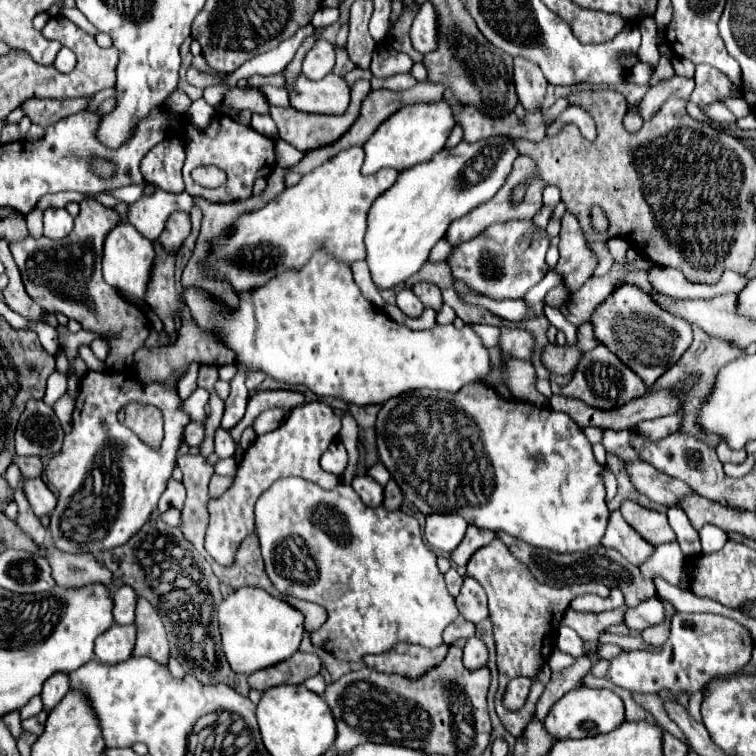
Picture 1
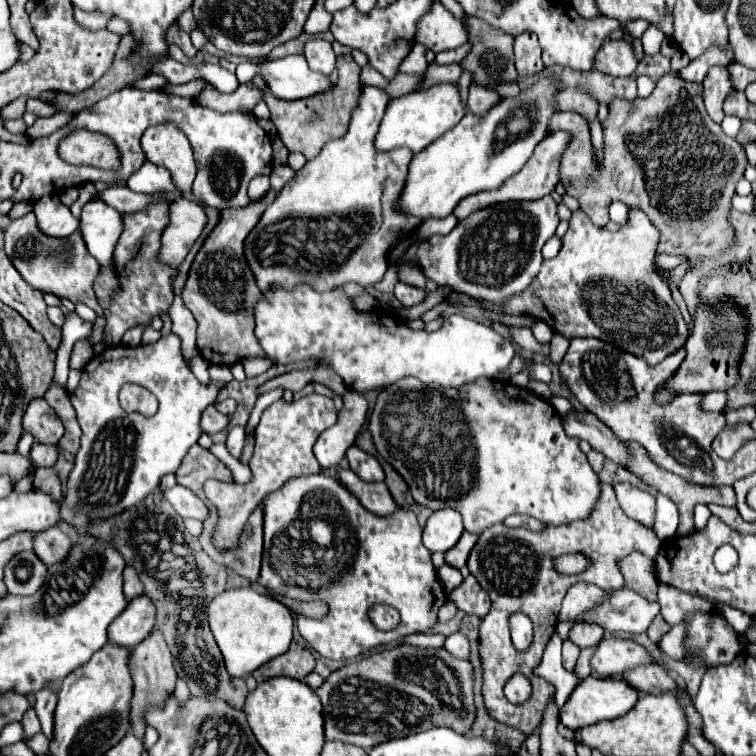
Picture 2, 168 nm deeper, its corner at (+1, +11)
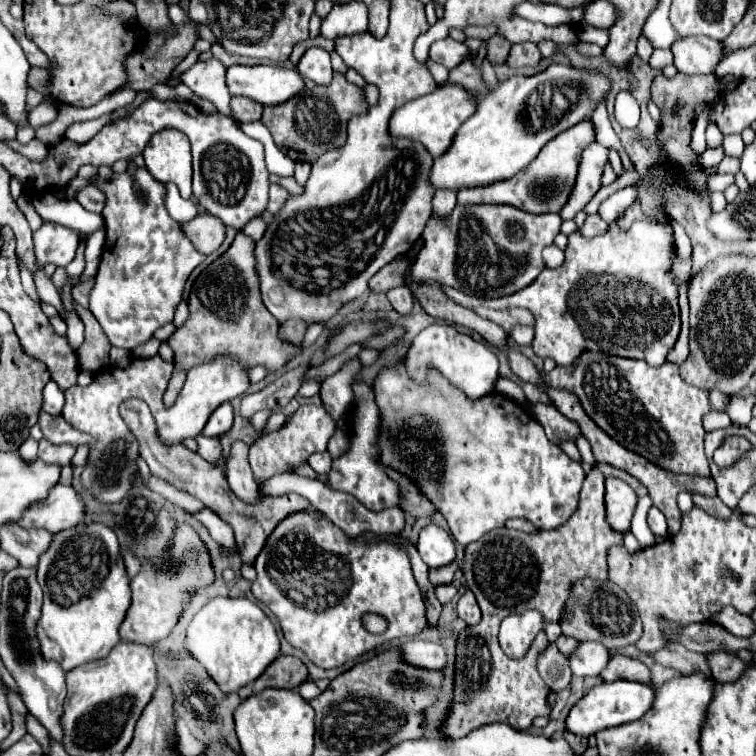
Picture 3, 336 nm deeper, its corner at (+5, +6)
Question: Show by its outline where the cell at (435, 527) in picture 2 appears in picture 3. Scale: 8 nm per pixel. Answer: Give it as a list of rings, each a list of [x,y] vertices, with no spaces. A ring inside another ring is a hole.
[[[434,524],[424,526],[416,544],[422,560],[430,568],[440,568],[448,566],[456,560],[456,550],[450,534]]]

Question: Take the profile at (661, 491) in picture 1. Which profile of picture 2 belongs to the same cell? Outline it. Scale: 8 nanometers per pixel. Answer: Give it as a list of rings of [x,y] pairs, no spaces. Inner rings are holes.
[[[572,413],[562,421],[570,437],[586,439],[592,445],[592,449],[604,453],[614,463],[626,467],[624,465],[624,457],[628,457],[628,449],[624,449],[626,443],[620,437],[616,437],[616,433],[612,433],[612,429],[608,429],[608,425],[604,425],[598,417],[592,417],[592,413]]]

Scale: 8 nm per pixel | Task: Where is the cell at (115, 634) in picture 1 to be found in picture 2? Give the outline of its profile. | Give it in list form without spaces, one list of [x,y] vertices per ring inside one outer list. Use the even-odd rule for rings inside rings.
[[[136,597],[128,603],[128,607],[112,621],[108,627],[108,641],[126,649],[132,649],[138,645],[148,633],[152,631],[156,619],[154,619],[154,605],[148,597]]]

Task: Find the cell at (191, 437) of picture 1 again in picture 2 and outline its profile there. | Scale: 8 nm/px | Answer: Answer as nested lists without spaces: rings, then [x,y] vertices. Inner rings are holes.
[[[210,405],[210,409],[204,409],[202,419],[200,419],[200,427],[208,435],[214,435],[218,431],[224,431],[226,429],[226,423],[228,423],[228,417],[222,415],[220,411],[216,411],[214,405]]]

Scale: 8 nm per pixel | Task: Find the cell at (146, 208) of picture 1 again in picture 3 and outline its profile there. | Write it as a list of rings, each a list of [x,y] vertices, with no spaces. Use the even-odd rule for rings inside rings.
[[[84,186],[84,188],[80,188],[80,190],[76,192],[74,200],[80,202],[86,210],[96,212],[96,214],[100,214],[102,208],[104,208],[104,194],[102,194],[98,188],[94,188],[94,186]]]

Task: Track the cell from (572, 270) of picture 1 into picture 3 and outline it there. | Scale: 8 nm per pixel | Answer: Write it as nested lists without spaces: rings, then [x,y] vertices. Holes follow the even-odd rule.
[[[638,220],[628,230],[622,230],[616,222],[608,224],[608,230],[596,238],[584,238],[574,232],[568,236],[566,260],[560,268],[544,268],[540,276],[516,294],[502,298],[476,298],[460,290],[444,286],[444,292],[466,308],[494,308],[506,310],[520,306],[536,316],[532,350],[538,358],[552,358],[558,366],[572,364],[584,350],[598,350],[610,356],[644,360],[650,366],[662,366],[666,354],[672,350],[680,334],[680,308],[678,308],[678,286],[688,284],[692,274],[692,260],[682,260],[676,254],[674,234],[668,224]]]

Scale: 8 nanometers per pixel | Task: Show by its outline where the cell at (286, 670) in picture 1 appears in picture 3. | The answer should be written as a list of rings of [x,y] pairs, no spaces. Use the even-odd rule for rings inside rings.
[[[278,656],[264,674],[254,682],[254,692],[262,692],[266,688],[288,688],[296,690],[308,676],[306,666],[294,656]]]

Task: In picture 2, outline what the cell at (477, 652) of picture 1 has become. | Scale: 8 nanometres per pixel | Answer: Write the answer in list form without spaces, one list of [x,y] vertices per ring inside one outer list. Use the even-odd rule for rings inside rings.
[[[456,631],[452,633],[446,643],[444,643],[444,649],[448,649],[454,657],[458,659],[468,659],[470,657],[470,641],[468,637],[462,633],[462,631]]]

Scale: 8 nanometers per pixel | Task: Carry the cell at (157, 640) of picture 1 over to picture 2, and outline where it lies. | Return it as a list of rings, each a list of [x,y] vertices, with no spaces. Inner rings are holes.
[[[152,629],[152,633],[136,647],[130,649],[130,657],[128,657],[128,669],[132,673],[134,679],[134,701],[132,701],[132,719],[134,719],[134,729],[132,733],[142,739],[144,735],[144,721],[142,721],[142,711],[146,703],[158,703],[162,705],[166,701],[166,697],[174,691],[174,683],[176,683],[176,671],[174,671],[174,661],[170,655],[170,649],[164,641],[164,635],[158,629]]]

